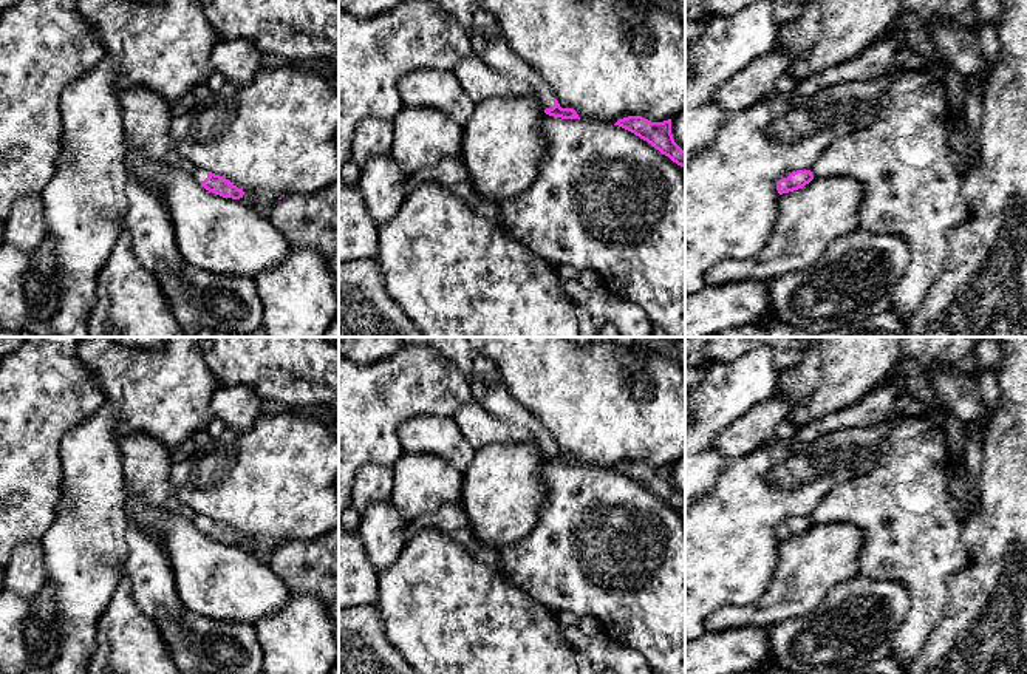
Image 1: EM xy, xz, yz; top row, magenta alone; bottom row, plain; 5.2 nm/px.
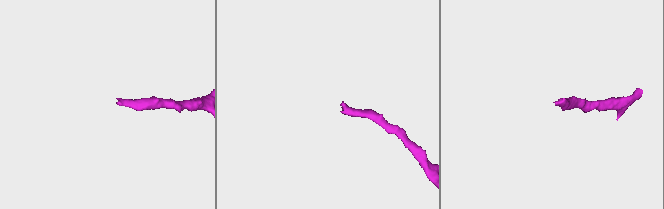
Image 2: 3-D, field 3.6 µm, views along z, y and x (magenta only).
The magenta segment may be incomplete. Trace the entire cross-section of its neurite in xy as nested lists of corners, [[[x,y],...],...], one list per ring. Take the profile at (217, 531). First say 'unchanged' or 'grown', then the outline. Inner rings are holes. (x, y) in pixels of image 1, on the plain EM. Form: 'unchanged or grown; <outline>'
grown; [[[193,515],[192,521],[198,530],[201,530],[206,536],[220,541],[223,544],[240,546],[244,538],[234,532],[224,523],[207,518],[206,515]]]

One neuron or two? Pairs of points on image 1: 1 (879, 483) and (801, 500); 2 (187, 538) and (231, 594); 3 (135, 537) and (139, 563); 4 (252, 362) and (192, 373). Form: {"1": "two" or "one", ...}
{"1": "two", "2": "one", "3": "one", "4": "two"}

